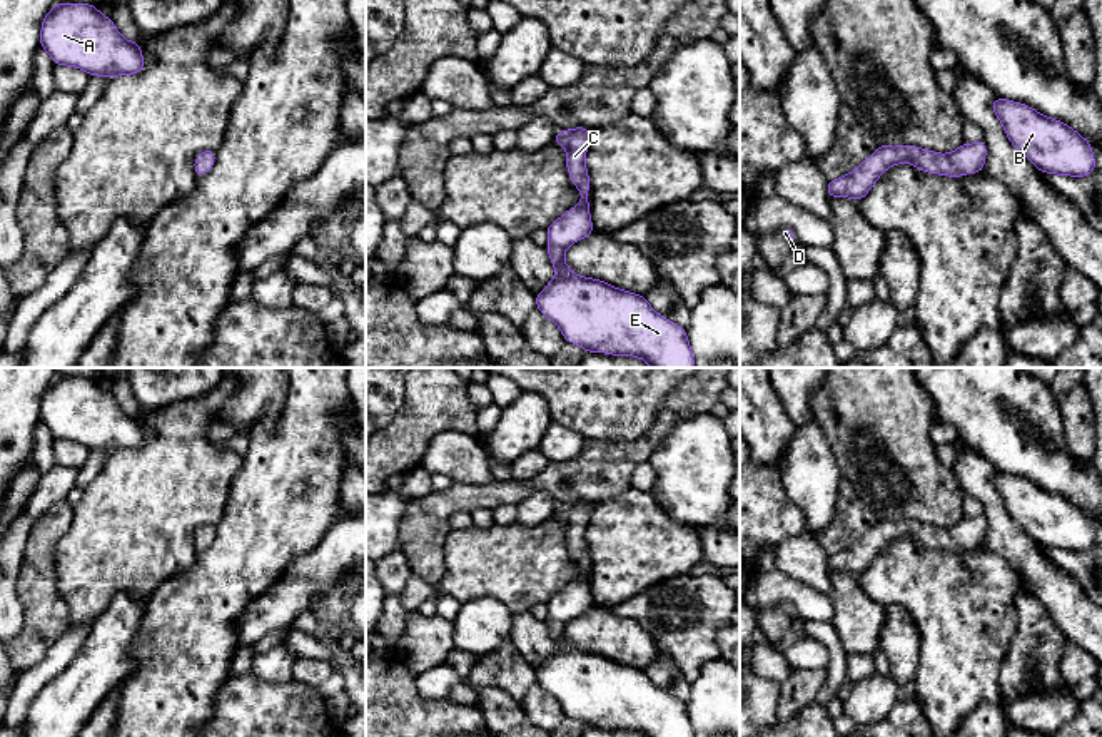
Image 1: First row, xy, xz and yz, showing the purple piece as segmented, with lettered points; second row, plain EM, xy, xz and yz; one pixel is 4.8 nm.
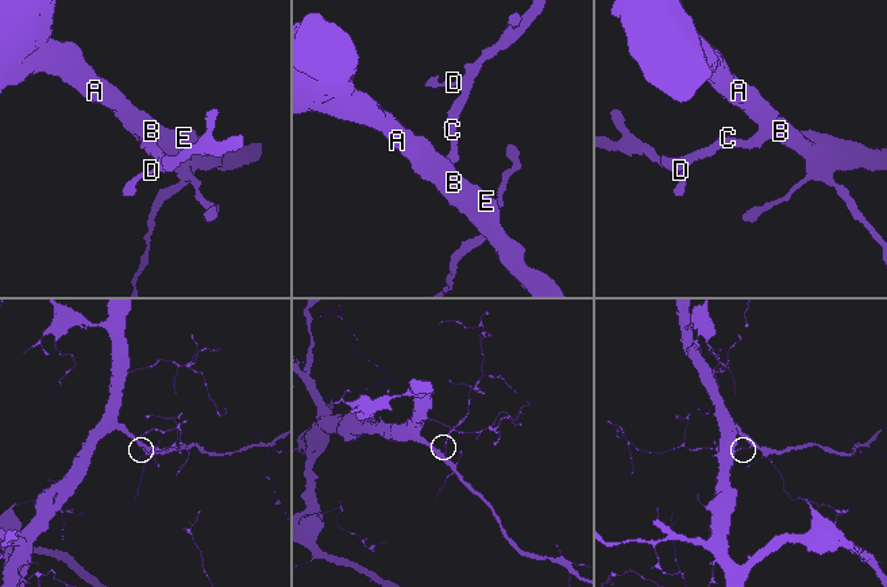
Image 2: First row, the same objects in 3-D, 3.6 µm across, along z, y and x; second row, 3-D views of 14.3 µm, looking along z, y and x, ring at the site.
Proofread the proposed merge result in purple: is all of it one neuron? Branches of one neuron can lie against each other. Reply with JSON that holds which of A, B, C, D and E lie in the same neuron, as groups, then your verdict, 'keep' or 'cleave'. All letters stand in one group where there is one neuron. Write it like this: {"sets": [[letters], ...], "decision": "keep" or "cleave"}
{"sets": [["A", "B", "C", "D", "E"]], "decision": "keep"}

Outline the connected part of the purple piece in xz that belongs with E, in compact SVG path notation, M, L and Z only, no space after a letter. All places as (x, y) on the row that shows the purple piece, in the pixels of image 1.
M586 127L558 130L554 137L554 144L568 150L566 167L581 192L581 202L546 227L546 251L556 274L536 294L536 308L559 328L566 343L586 353L634 356L651 368L693 368L685 328L658 314L645 296L578 276L564 262L566 249L594 232L584 164L589 139L591 130Z

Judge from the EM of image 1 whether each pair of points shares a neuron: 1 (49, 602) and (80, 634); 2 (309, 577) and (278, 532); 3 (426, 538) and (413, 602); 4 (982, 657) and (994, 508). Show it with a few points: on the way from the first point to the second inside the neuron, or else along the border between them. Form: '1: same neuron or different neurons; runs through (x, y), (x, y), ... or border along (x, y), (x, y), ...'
1: different neurons; border along (69, 627), (44, 657)
2: different neurons; border along (326, 532), (311, 550), (298, 555), (271, 587)
3: different neurons; border along (414, 575), (434, 585)
4: different neurons; border along (984, 543), (1019, 579)

